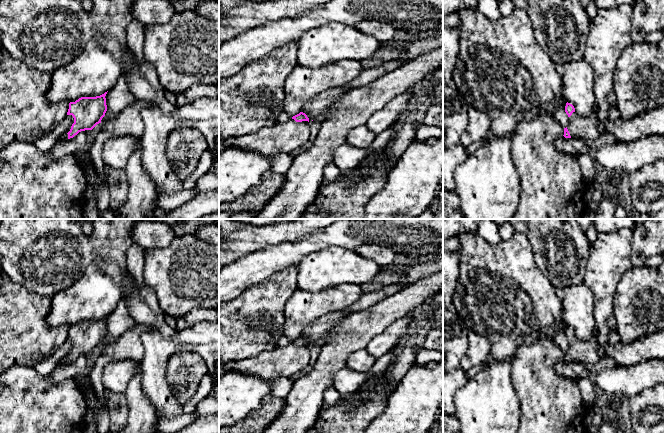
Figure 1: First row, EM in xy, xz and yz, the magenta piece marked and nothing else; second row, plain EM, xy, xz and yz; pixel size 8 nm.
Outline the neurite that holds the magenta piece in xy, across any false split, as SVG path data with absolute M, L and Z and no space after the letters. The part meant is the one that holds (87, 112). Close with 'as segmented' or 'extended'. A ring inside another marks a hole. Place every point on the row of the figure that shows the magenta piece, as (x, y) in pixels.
M107 92L96 97L81 97L70 102L67 115L73 116L74 123L59 137L59 141L73 138L81 131L92 130L101 123L107 111L106 94Z; extended

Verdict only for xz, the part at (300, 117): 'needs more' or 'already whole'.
needs more

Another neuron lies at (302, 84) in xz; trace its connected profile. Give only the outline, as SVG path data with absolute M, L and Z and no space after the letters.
M343 60L314 69L297 65L284 82L284 112L295 116L316 95L344 86L363 71L361 61Z

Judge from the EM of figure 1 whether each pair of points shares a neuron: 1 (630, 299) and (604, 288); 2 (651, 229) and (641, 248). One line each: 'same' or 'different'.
1: different
2: same

